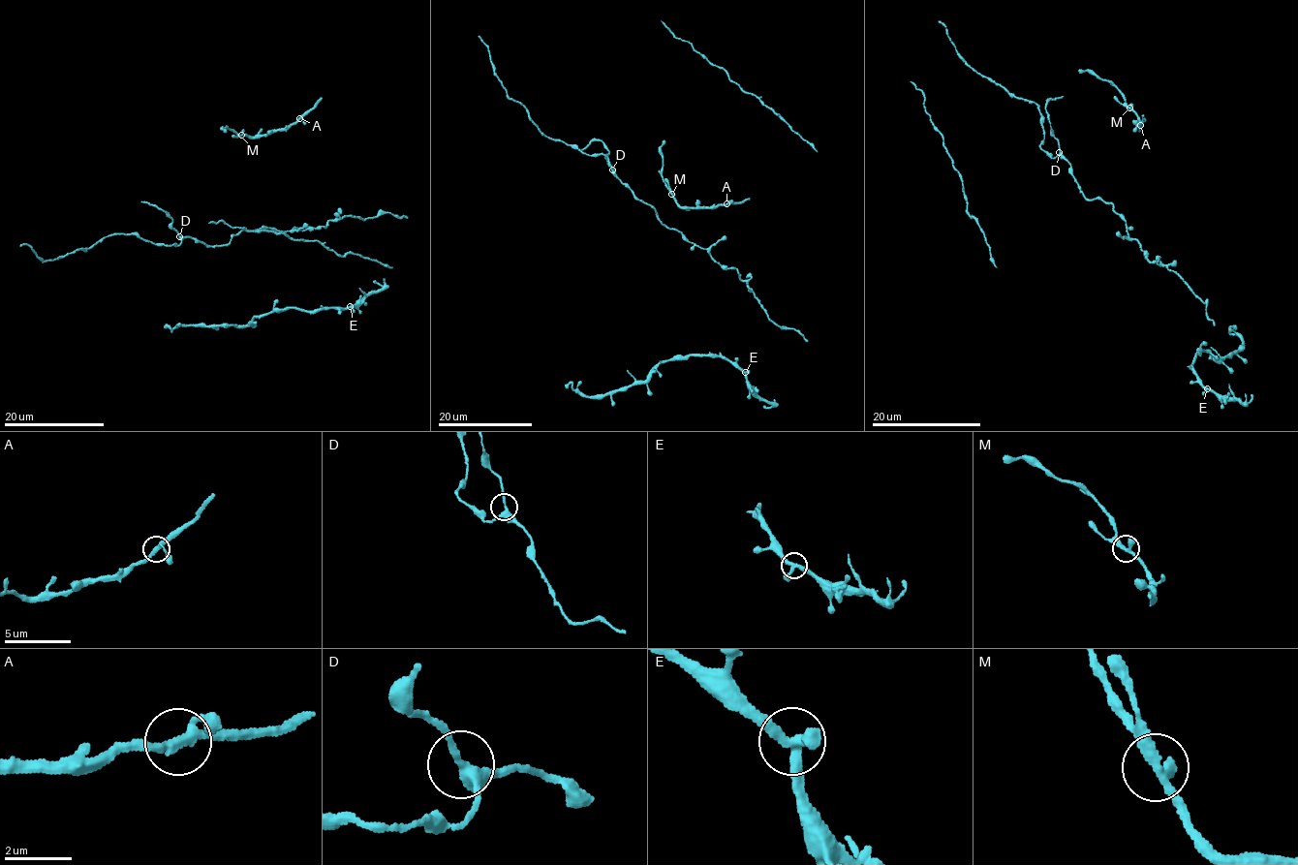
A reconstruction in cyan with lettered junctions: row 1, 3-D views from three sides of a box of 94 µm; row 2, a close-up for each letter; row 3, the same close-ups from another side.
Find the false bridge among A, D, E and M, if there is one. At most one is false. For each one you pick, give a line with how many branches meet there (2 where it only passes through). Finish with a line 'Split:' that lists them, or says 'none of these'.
Split: none of these

